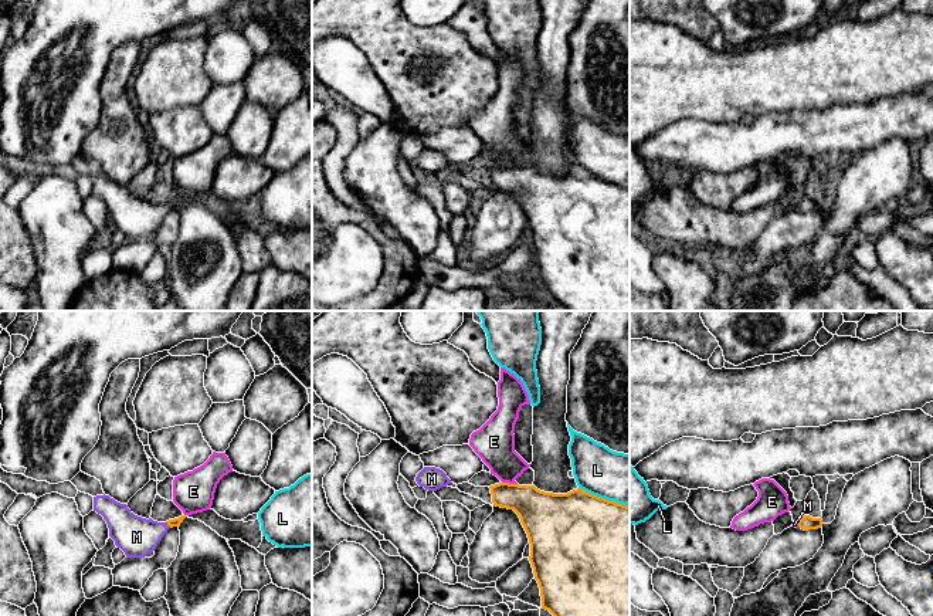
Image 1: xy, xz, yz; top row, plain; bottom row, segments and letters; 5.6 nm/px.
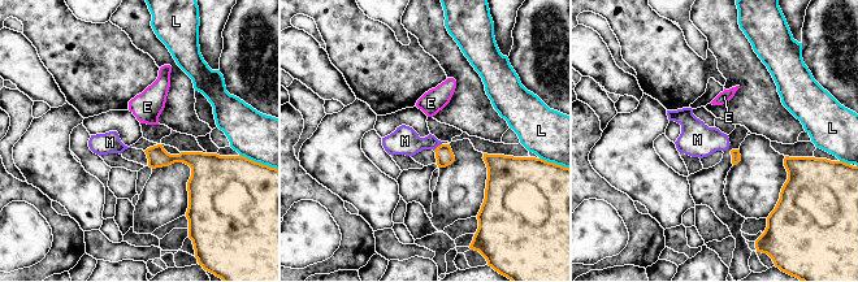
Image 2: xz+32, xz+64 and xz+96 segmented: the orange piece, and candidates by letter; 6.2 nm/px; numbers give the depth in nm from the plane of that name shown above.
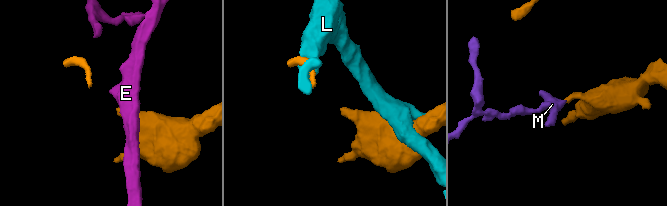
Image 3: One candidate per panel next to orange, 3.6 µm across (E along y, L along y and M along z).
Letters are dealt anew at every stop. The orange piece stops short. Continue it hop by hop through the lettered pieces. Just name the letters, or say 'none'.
M

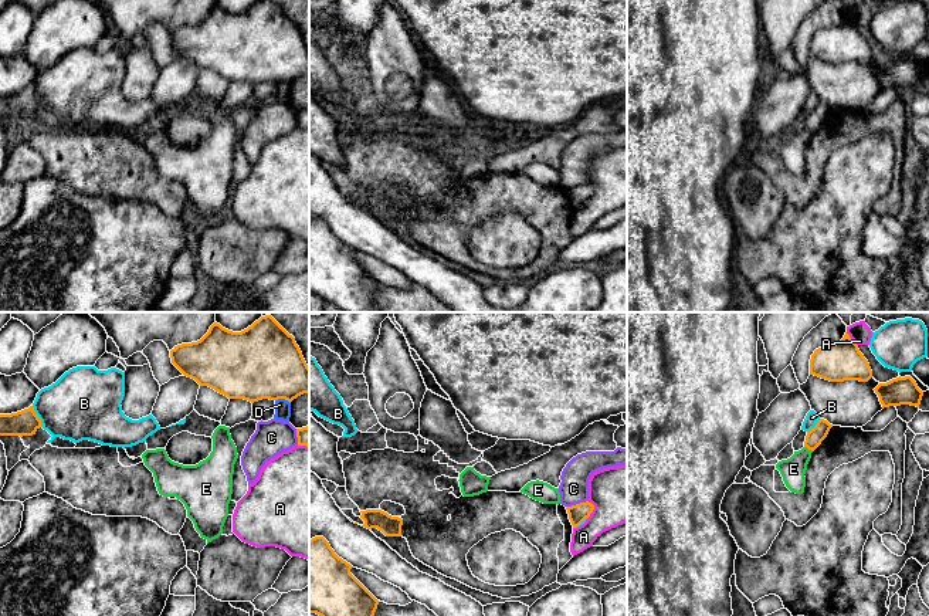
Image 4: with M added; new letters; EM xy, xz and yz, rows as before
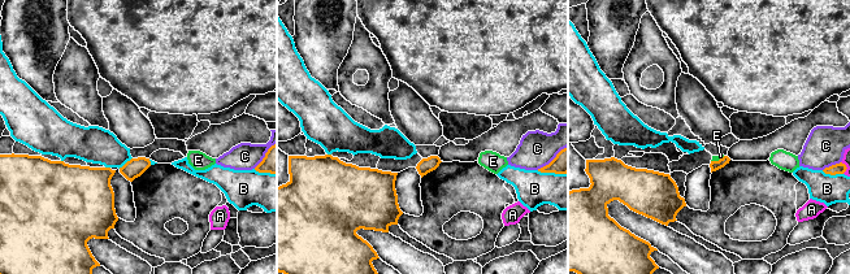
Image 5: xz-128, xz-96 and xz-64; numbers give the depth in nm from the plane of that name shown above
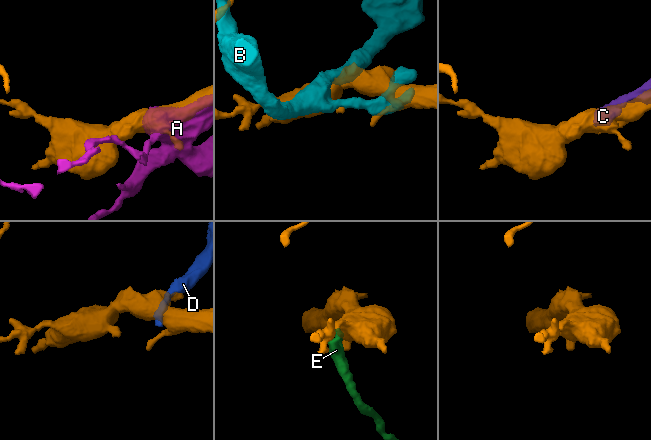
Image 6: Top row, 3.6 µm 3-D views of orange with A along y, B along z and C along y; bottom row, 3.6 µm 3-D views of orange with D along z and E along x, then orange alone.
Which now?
none

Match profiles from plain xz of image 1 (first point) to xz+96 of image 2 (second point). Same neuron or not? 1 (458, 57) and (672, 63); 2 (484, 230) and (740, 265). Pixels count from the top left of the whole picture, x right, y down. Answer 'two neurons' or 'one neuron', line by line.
1: one neuron
2: two neurons

